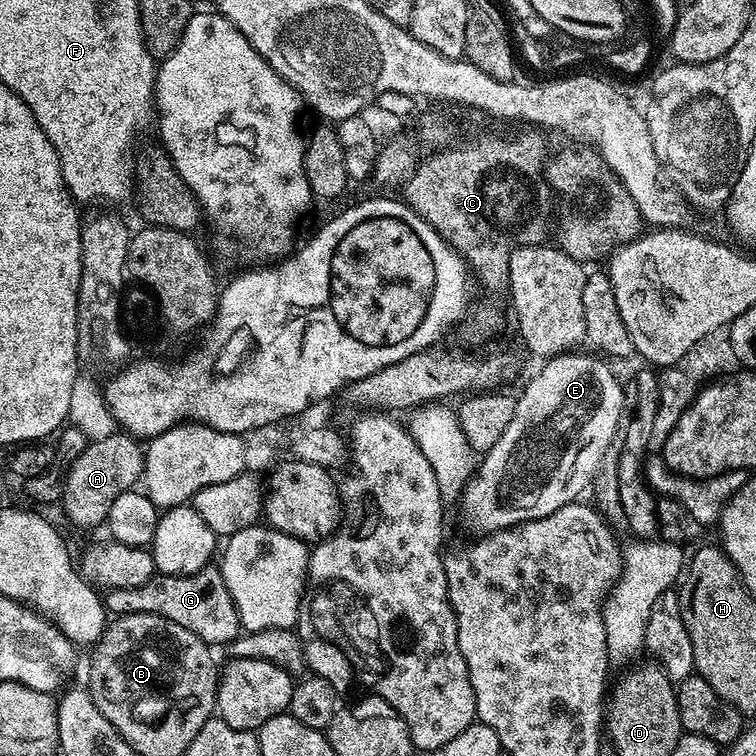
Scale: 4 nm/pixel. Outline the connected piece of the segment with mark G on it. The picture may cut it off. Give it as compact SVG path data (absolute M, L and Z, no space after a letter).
M216 566L203 568L189 576L156 574L137 588L109 591L106 596L106 608L116 618L134 614L161 616L178 626L186 626L186 630L198 634L198 638L202 638L209 646L231 645L242 632L234 598L230 598L230 590L226 590L226 582Z

